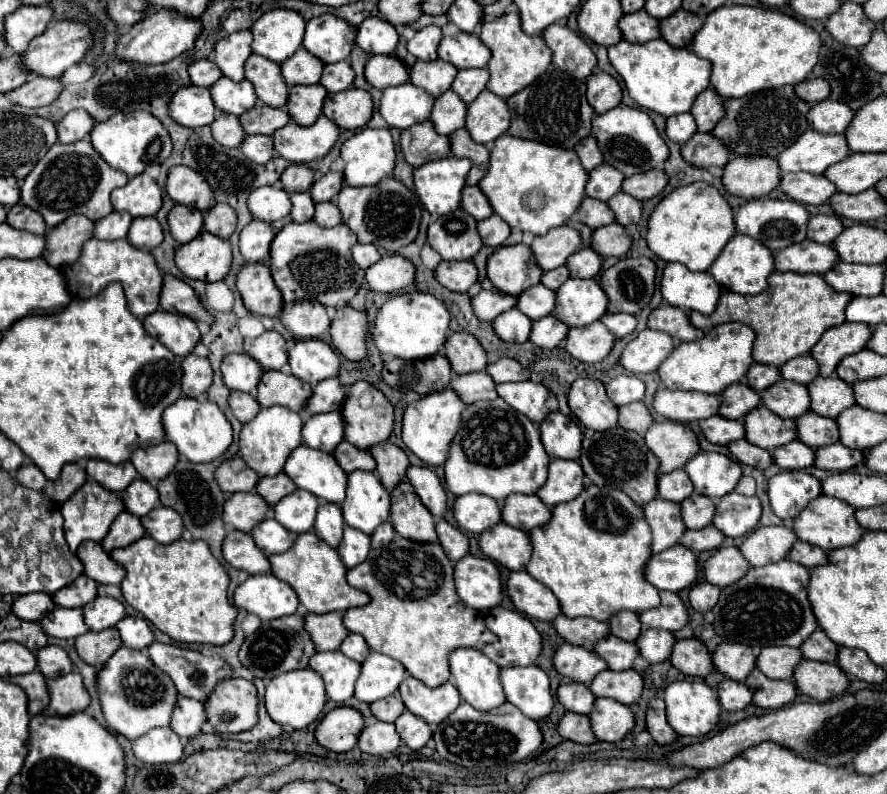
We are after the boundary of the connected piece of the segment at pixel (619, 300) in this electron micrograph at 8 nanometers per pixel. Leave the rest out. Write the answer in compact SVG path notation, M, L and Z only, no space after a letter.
M623 258L601 274L609 296L609 312L639 314L655 292L655 262L651 258Z

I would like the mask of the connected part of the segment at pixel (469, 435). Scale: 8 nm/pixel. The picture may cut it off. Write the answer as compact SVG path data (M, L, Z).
M489 400L467 406L461 430L453 438L449 460L445 462L445 482L455 494L487 494L503 502L509 494L537 494L547 482L549 456L541 444L539 428L505 400Z

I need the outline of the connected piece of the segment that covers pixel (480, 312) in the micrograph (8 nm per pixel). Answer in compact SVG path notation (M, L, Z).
M491 288L491 290L481 290L479 294L475 294L471 304L473 304L473 310L479 320L493 322L499 314L511 310L517 304L517 296L501 294L499 290Z

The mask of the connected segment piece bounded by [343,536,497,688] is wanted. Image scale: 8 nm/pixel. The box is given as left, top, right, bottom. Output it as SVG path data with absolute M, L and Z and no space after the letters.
M395 536L395 540L387 548L371 550L369 558L363 564L351 568L347 572L347 582L353 588L363 590L371 596L371 604L361 608L351 608L345 612L343 620L347 630L365 636L371 650L397 658L411 676L415 676L429 688L437 688L451 678L451 672L449 672L451 650L463 648L463 646L481 648L497 640L497 636L493 636L493 632L485 628L483 614L477 612L475 608L461 604L453 584L451 560L445 556L439 544L421 544L421 542Z

